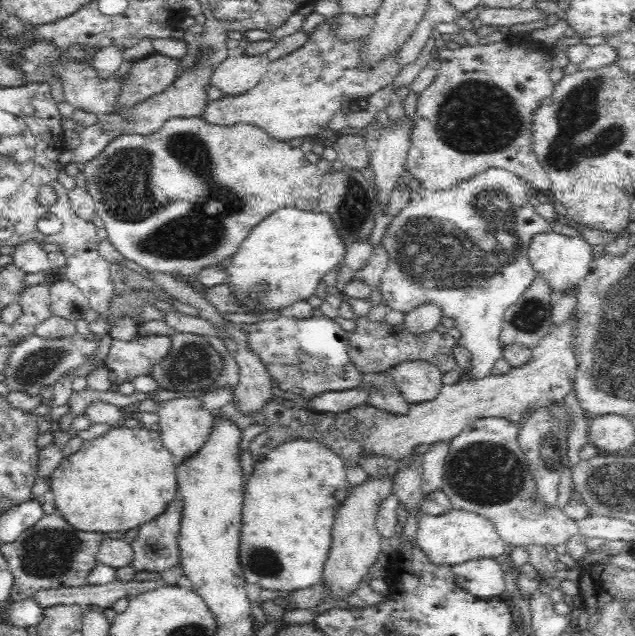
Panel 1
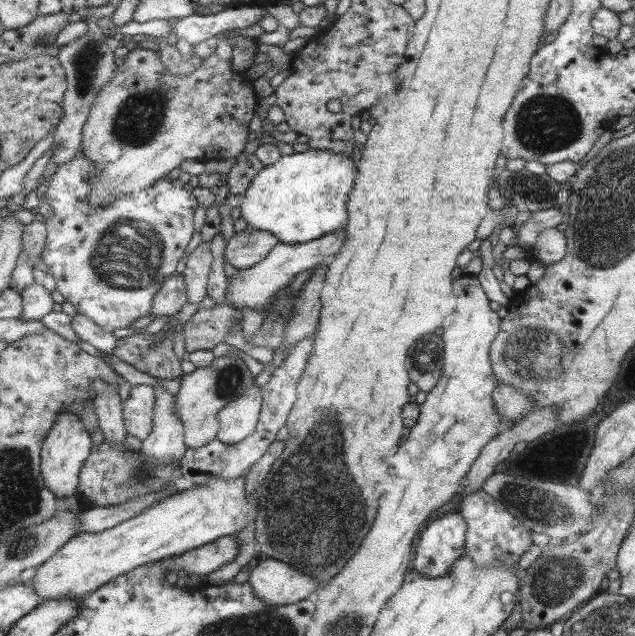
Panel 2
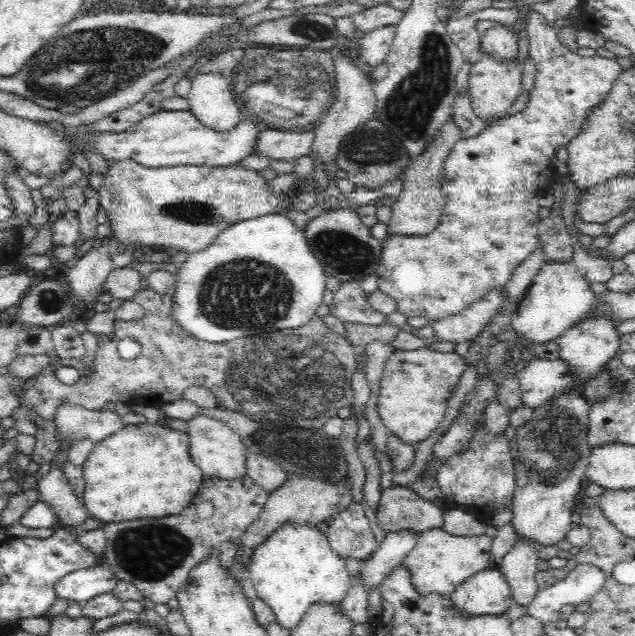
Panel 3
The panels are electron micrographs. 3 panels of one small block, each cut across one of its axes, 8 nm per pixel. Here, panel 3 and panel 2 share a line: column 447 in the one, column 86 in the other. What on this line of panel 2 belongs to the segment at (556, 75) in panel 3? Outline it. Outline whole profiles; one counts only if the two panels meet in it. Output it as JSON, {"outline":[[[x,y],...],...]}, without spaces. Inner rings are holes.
{"outline":[[[77,152],[71,160],[58,164],[57,169],[51,174],[44,194],[46,203],[53,210],[53,216],[46,218],[44,222],[46,226],[46,239],[43,249],[41,249],[40,258],[49,269],[49,272],[51,272],[56,284],[56,290],[61,294],[63,300],[72,304],[77,313],[87,316],[89,320],[93,320],[99,328],[112,332],[115,328],[119,328],[119,330],[120,328],[129,328],[136,318],[149,314],[155,293],[162,288],[166,278],[175,272],[175,264],[183,256],[183,250],[185,250],[185,246],[187,246],[187,242],[189,242],[189,238],[193,234],[193,212],[195,212],[197,202],[195,202],[195,196],[185,192],[185,189],[182,187],[183,184],[178,179],[159,178],[147,190],[119,194],[119,196],[113,196],[113,202],[109,202],[107,206],[91,208],[91,204],[87,202],[87,193],[91,192],[91,179],[93,179],[93,175],[95,175],[93,174],[93,164],[91,164],[91,160],[87,160],[83,156],[83,152]]]}

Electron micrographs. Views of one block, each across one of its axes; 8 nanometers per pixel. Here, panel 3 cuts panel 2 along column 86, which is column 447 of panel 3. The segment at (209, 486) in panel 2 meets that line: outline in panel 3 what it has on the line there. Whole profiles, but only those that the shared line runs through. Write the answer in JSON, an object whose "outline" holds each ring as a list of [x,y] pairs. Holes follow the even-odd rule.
{"outline":[[[431,529],[419,534],[416,546],[402,559],[401,564],[409,570],[414,589],[420,595],[451,594],[464,580],[489,568],[494,561],[490,552],[492,538],[481,536],[460,537],[441,529]]]}

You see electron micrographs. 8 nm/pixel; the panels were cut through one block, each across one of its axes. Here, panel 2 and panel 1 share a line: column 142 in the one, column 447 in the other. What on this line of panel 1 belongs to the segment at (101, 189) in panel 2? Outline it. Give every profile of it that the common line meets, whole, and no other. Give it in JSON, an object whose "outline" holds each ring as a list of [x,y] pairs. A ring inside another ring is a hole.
{"outline":[[[512,35],[500,42],[492,42],[486,45],[464,45],[456,50],[449,50],[444,47],[440,50],[439,60],[440,68],[431,85],[422,91],[417,100],[417,112],[415,117],[414,131],[411,134],[410,146],[408,146],[406,170],[422,182],[424,188],[432,191],[446,191],[446,188],[454,186],[457,182],[470,178],[472,175],[478,174],[480,171],[484,172],[490,167],[500,167],[501,169],[512,172],[515,175],[523,177],[532,188],[536,188],[539,191],[550,189],[550,179],[548,175],[544,173],[544,169],[540,167],[536,155],[532,153],[531,146],[531,126],[533,124],[533,113],[541,106],[541,101],[544,98],[550,98],[554,90],[555,82],[550,78],[550,71],[554,69],[552,50],[549,50],[550,46],[546,46],[543,43],[536,43],[535,41],[525,40],[522,35]]]}

